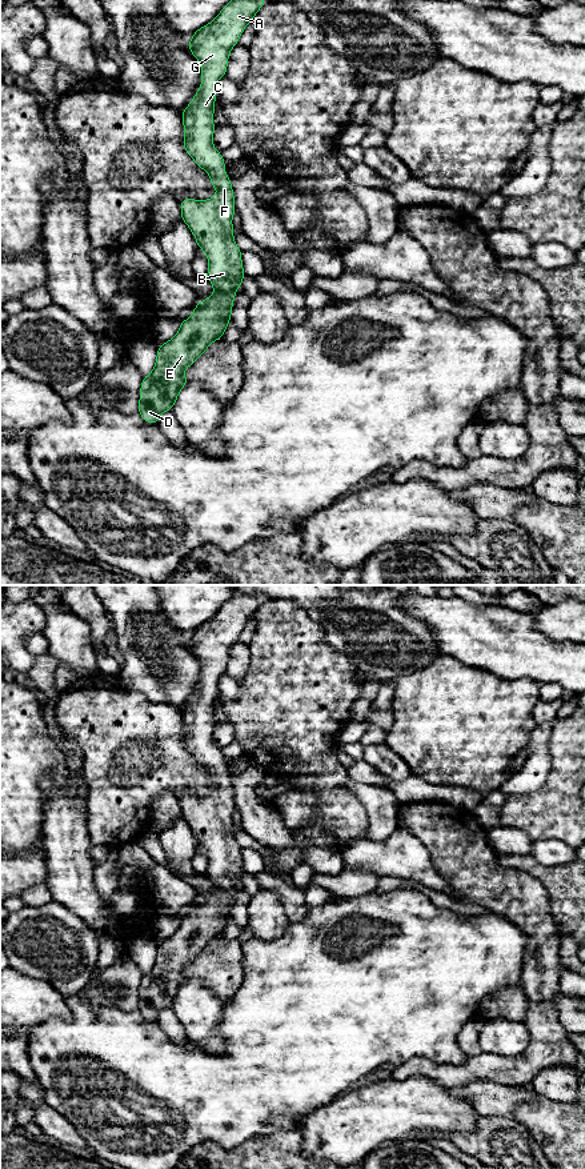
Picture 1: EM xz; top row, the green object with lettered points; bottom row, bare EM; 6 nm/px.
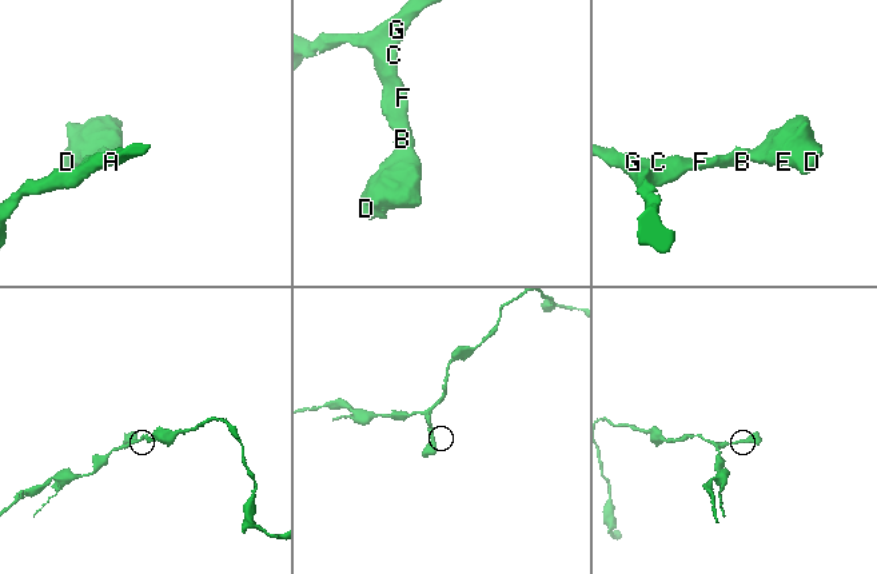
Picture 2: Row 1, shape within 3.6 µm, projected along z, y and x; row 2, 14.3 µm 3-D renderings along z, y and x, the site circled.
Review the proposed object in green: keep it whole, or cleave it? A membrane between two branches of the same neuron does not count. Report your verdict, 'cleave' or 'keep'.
keep

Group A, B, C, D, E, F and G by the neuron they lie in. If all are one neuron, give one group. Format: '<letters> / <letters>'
A B C D E F G

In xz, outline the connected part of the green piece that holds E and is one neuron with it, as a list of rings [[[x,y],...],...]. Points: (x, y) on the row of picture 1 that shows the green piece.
[[[231,0],[217,17],[197,29],[188,48],[203,67],[201,87],[181,112],[184,149],[211,177],[219,191],[212,199],[180,203],[181,219],[192,231],[209,261],[207,279],[215,292],[200,301],[192,316],[180,324],[173,339],[161,344],[153,371],[141,381],[139,413],[144,421],[157,424],[159,416],[172,411],[188,383],[184,369],[192,365],[212,341],[223,339],[229,324],[236,289],[245,277],[241,251],[233,239],[232,217],[236,212],[232,183],[224,172],[221,152],[213,148],[213,112],[217,96],[213,85],[225,76],[231,49],[248,23],[268,0]]]

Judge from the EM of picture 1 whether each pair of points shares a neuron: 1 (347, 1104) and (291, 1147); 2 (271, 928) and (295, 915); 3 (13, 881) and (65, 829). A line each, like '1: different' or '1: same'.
1: different
2: different
3: different

